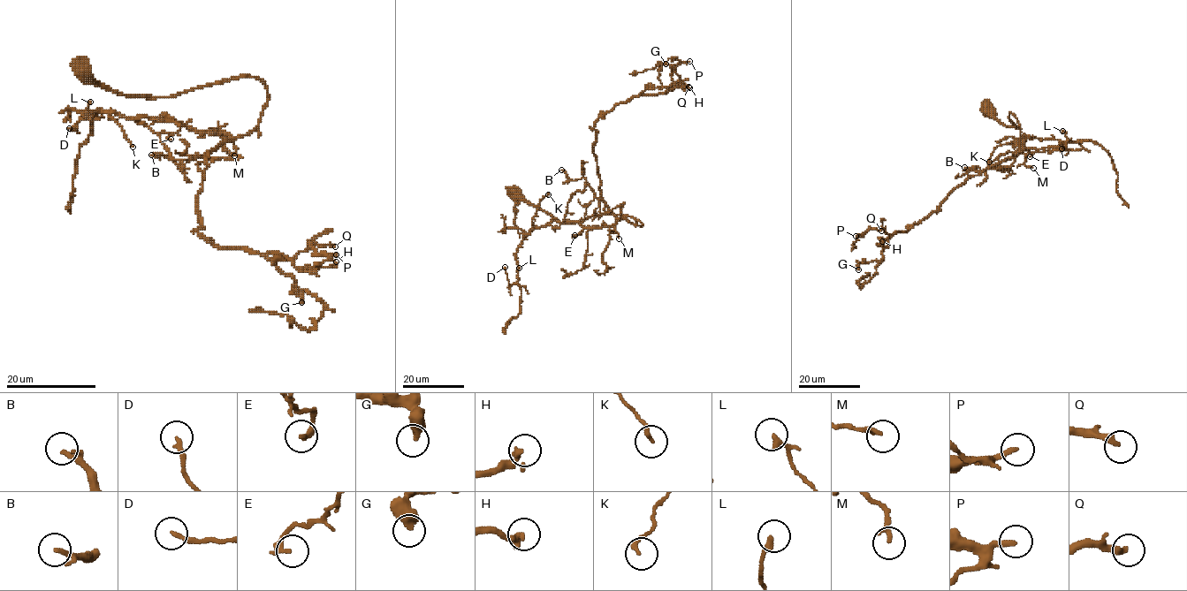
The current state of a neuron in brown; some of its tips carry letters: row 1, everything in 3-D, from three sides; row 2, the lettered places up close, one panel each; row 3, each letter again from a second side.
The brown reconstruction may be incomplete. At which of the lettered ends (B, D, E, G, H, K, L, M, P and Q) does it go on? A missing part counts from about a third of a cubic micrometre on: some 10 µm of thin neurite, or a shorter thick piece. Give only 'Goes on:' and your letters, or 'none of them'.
Goes on: B, H, P, Q

